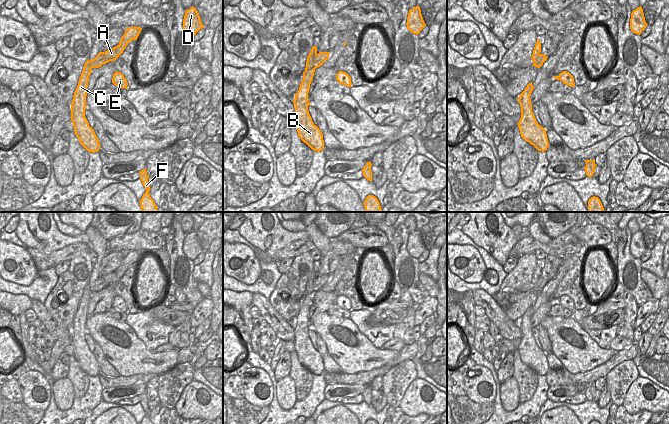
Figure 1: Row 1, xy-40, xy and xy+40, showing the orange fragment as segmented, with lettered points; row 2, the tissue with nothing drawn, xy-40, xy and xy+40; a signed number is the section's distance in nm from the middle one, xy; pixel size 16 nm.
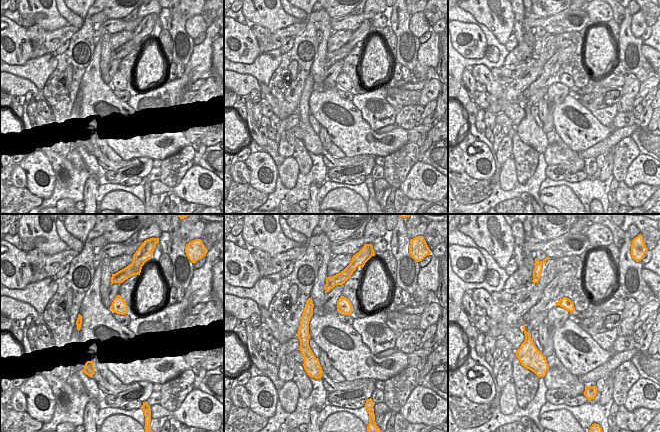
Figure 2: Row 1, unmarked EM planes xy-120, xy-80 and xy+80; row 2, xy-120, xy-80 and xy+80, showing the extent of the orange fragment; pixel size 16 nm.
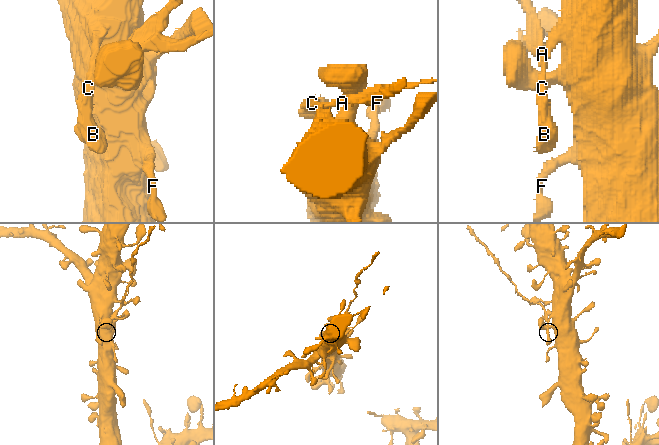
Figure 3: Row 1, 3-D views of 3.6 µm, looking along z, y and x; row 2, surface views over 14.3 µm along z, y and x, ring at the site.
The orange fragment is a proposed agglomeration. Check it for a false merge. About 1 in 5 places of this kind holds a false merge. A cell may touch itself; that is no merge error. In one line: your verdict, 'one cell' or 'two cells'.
two cells

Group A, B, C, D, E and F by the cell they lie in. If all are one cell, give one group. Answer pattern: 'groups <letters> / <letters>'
groups A / B C D E F

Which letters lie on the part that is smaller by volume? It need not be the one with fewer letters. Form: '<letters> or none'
A

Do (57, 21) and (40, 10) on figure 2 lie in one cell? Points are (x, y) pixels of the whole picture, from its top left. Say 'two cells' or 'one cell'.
one cell

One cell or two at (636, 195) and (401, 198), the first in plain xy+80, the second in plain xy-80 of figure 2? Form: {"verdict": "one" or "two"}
{"verdict": "one"}

